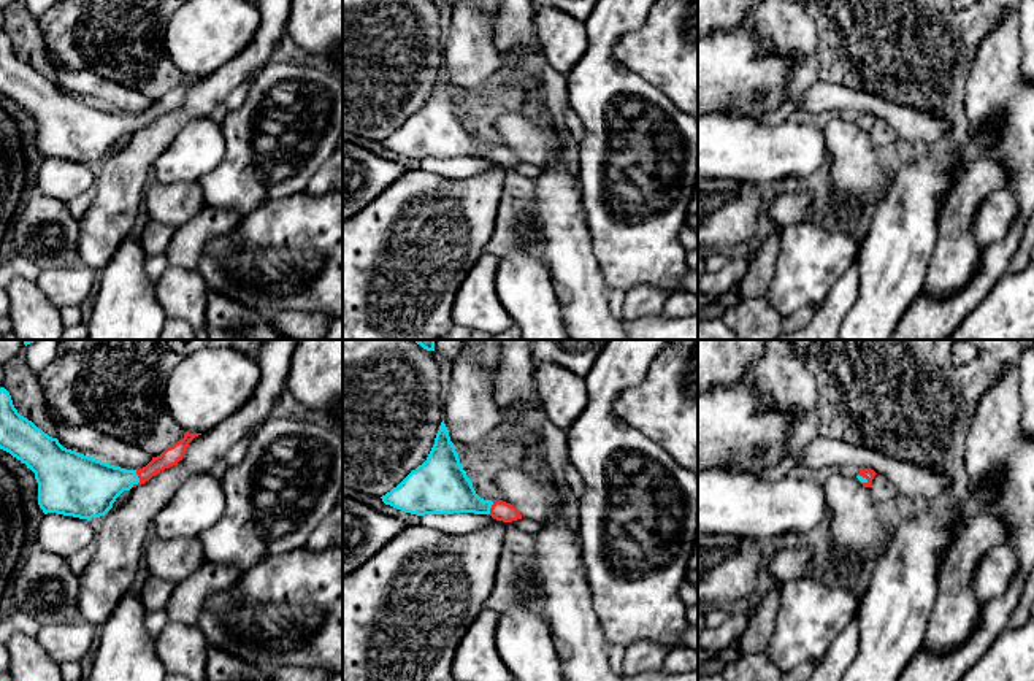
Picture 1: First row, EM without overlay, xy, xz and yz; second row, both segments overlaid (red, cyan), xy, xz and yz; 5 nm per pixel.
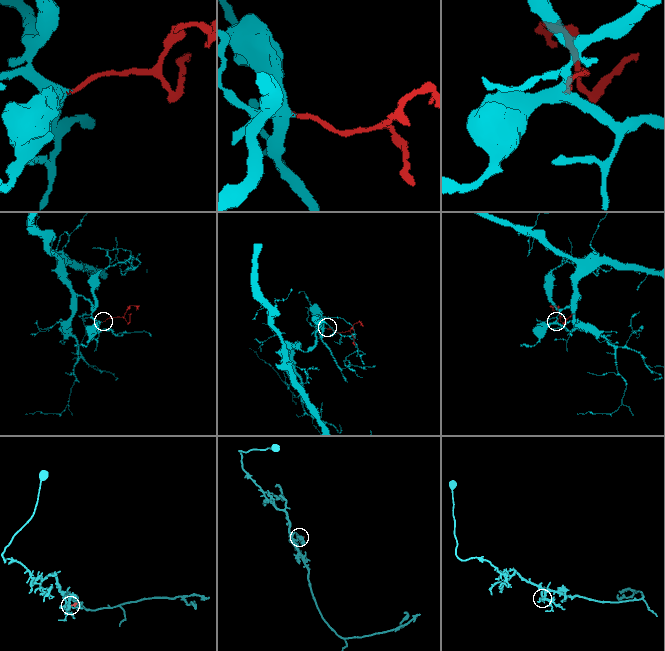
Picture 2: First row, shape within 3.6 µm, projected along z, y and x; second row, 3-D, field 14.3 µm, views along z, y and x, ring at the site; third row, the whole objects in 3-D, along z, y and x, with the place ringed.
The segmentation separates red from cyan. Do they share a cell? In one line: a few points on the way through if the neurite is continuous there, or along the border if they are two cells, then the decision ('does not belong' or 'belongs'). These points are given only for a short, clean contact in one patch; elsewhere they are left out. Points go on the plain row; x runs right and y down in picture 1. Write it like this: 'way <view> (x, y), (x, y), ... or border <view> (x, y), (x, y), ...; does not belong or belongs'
way xy (173, 99), (153, 111), (140, 124), (113, 124), (92, 130); belongs

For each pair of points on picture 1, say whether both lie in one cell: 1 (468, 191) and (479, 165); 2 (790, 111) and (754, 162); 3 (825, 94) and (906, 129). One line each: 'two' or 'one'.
1: two
2: two
3: one

